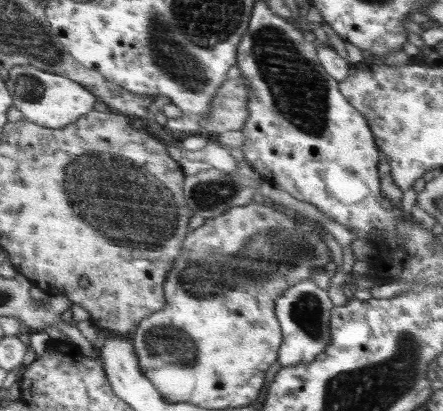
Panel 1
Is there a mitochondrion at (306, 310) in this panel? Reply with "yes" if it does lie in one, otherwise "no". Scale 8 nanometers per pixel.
yes

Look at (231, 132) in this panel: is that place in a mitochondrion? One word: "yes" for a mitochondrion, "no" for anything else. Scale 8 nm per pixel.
no

